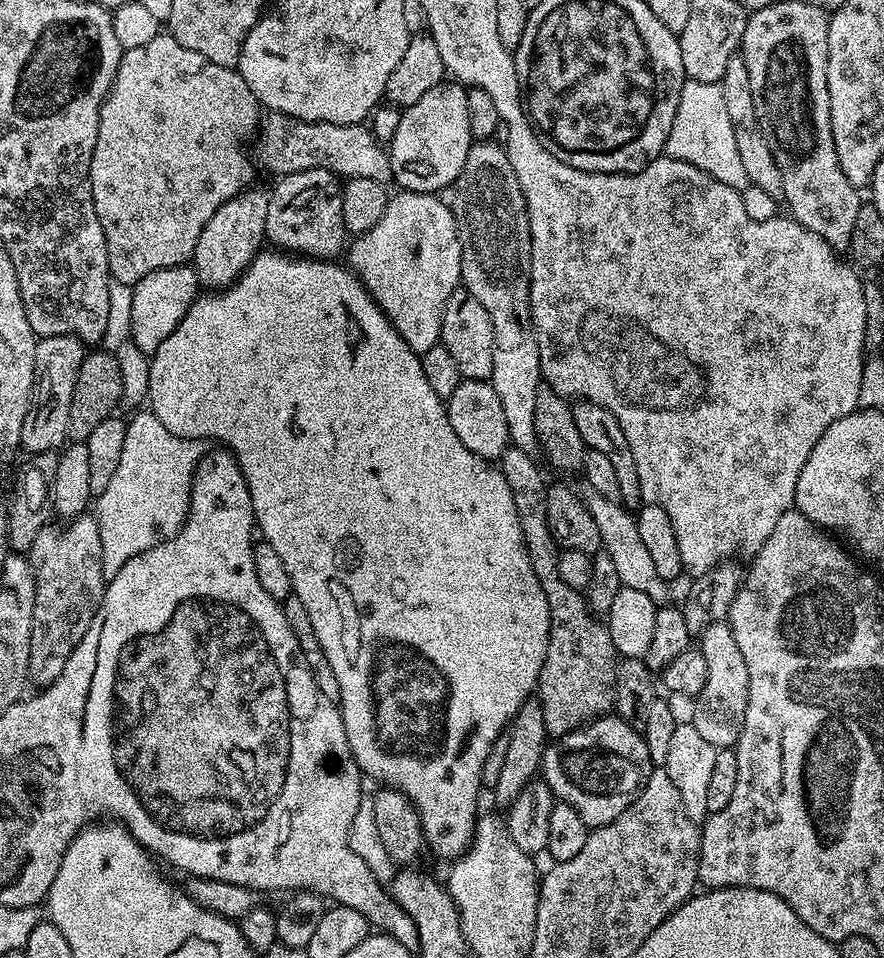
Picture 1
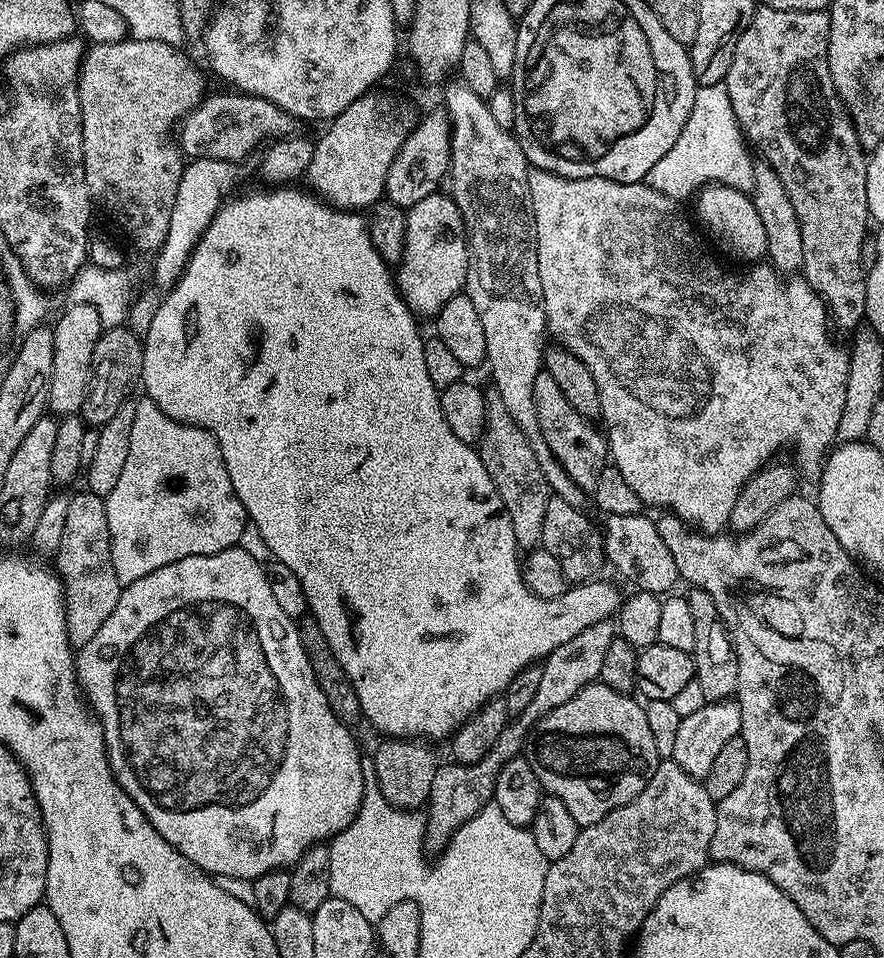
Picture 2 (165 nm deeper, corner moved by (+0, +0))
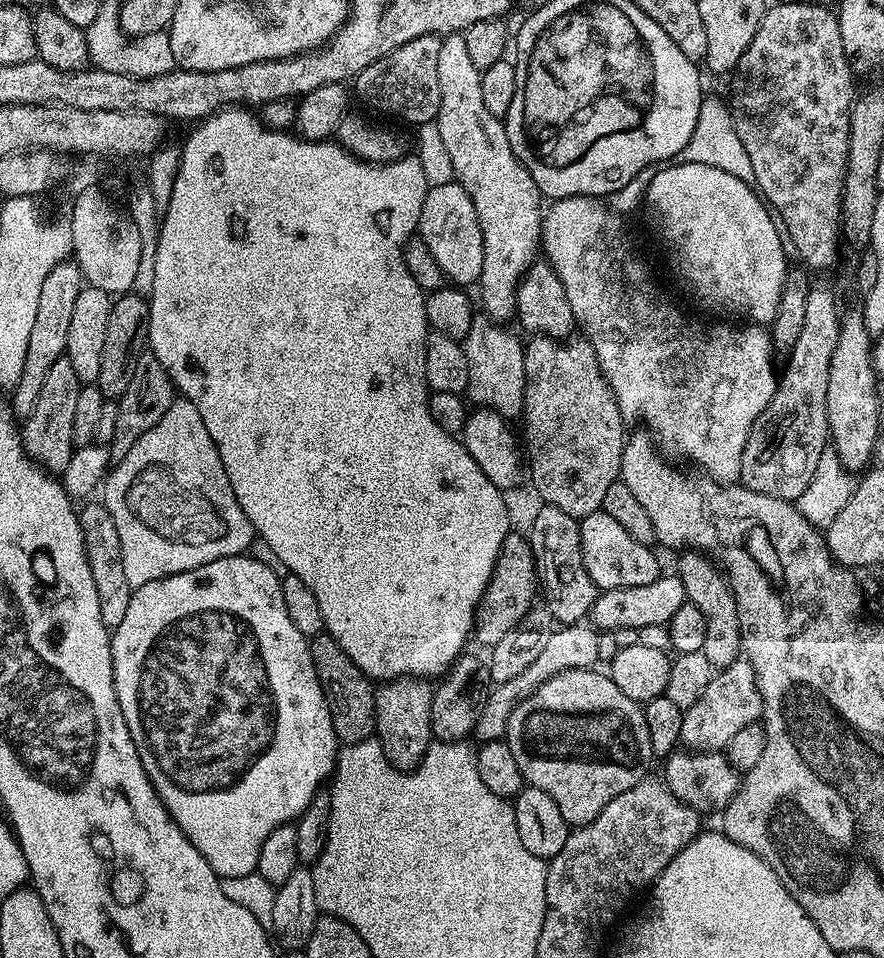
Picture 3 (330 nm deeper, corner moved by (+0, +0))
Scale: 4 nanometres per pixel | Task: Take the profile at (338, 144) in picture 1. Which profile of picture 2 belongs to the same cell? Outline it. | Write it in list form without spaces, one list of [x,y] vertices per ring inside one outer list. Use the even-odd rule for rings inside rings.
[[[239,90],[224,91],[228,92],[221,96],[205,95],[200,105],[187,112],[180,121],[178,143],[185,157],[244,162],[256,147],[259,149],[265,142],[275,142],[297,131],[298,124],[294,117],[274,106],[274,102]]]

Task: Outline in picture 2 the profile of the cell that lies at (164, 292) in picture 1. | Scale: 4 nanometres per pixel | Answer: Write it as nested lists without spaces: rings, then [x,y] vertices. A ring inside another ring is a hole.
[[[194,158],[185,165],[174,198],[166,239],[159,251],[155,253],[150,268],[151,277],[154,278],[153,283],[157,289],[167,290],[177,284],[206,226],[225,203],[226,197],[234,190],[232,189],[234,184],[243,176],[243,168],[244,166],[237,161],[222,159]]]

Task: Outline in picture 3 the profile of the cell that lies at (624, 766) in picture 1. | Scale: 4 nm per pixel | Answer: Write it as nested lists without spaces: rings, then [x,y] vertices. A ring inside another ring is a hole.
[[[592,668],[566,670],[546,682],[542,682],[542,686],[538,686],[538,690],[534,690],[534,694],[530,694],[530,698],[523,700],[514,710],[514,714],[510,714],[506,733],[510,750],[518,762],[518,770],[522,770],[524,775],[525,785],[538,790],[546,790],[546,794],[550,794],[550,798],[554,798],[558,810],[562,810],[562,818],[566,818],[566,822],[570,826],[594,822],[594,818],[598,818],[598,814],[602,814],[602,810],[606,810],[606,806],[610,806],[610,802],[614,802],[614,798],[618,798],[618,794],[626,794],[626,790],[630,790],[630,786],[634,786],[639,780],[643,780],[649,775],[648,763],[653,763],[654,760],[650,750],[650,730],[646,730],[643,707],[636,701],[626,698],[626,694],[622,694],[622,690],[618,690],[618,686],[612,680],[611,675],[604,673],[603,676],[602,673],[596,671]]]

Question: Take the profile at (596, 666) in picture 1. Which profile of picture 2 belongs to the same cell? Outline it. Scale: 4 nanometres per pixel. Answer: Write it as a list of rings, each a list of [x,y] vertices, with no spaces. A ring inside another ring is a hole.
[[[495,390],[486,396],[486,426],[478,441],[478,451],[482,466],[486,466],[486,474],[490,474],[490,478],[494,478],[494,486],[498,486],[506,514],[510,514],[517,549],[537,547],[542,538],[542,518],[546,518],[546,502],[550,495],[546,474],[542,474],[542,466],[538,466],[538,458],[534,458],[534,450],[530,450],[526,434],[518,430],[518,422],[514,422],[510,410],[506,410],[506,402],[502,402]]]

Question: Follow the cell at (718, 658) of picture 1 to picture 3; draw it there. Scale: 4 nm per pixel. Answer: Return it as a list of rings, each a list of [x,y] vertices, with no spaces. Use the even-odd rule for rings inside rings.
[[[684,550],[679,553],[680,569],[678,575],[687,603],[698,606],[702,615],[706,617],[706,646],[704,654],[711,662],[713,669],[719,670],[730,666],[735,660],[741,659],[740,623],[738,622],[738,606],[728,584],[728,578],[718,567],[715,560],[702,552]]]

